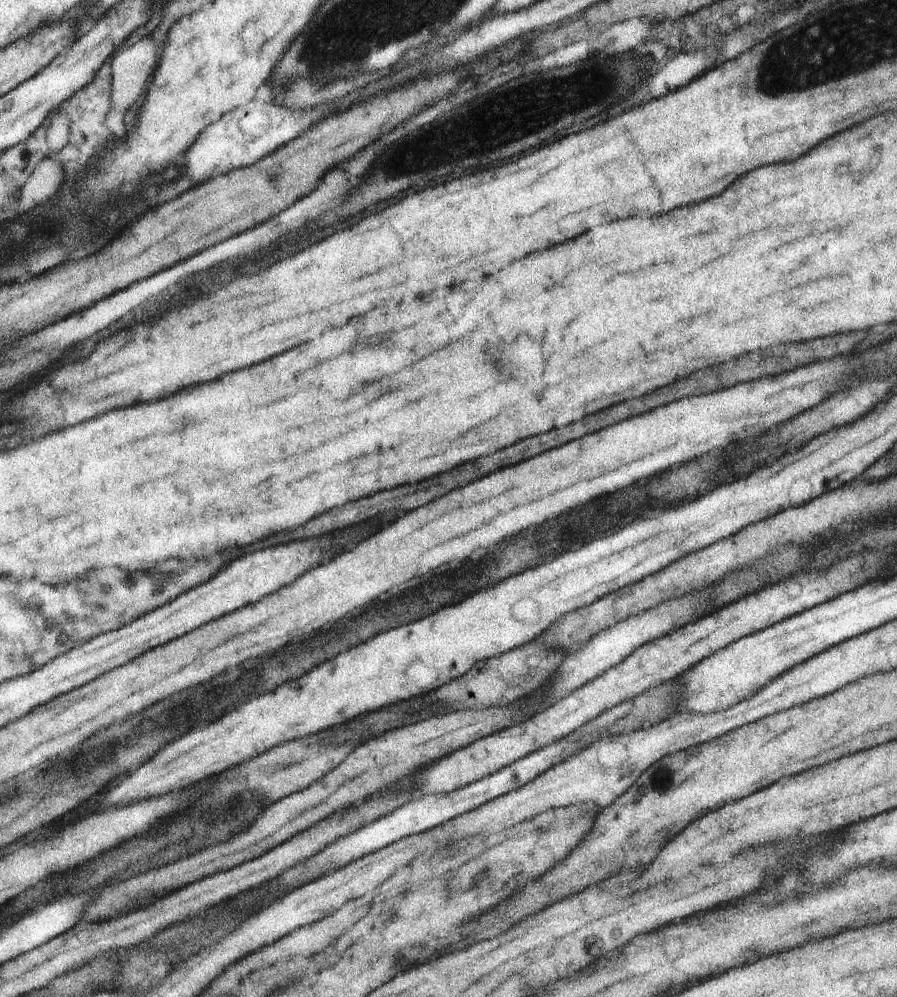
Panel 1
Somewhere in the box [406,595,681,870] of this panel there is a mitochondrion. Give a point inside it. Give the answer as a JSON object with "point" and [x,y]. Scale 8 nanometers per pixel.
{"point":[662,779]}

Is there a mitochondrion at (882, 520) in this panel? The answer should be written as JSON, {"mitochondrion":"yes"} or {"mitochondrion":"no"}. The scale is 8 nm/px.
{"mitochondrion":"no"}

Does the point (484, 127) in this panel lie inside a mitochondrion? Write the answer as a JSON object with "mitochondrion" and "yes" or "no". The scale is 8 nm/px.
{"mitochondrion":"yes"}

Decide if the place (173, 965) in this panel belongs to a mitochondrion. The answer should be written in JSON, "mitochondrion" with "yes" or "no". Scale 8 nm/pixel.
{"mitochondrion":"no"}

